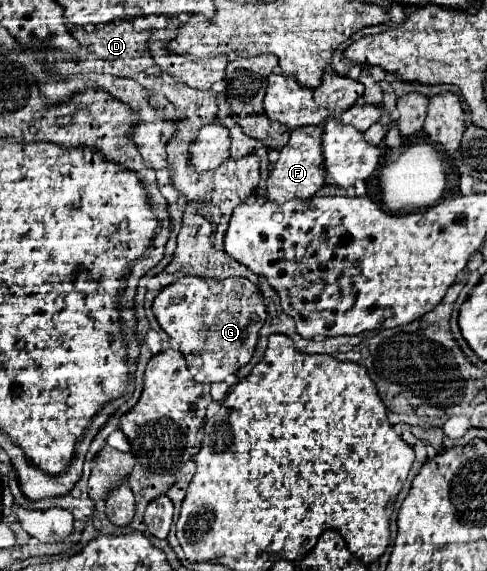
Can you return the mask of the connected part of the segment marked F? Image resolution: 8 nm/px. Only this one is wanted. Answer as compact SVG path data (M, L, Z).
M303 126L291 132L289 142L279 152L279 160L273 164L273 170L267 176L267 200L285 204L289 200L307 200L311 198L323 184L325 172L321 162L321 134L323 126Z

